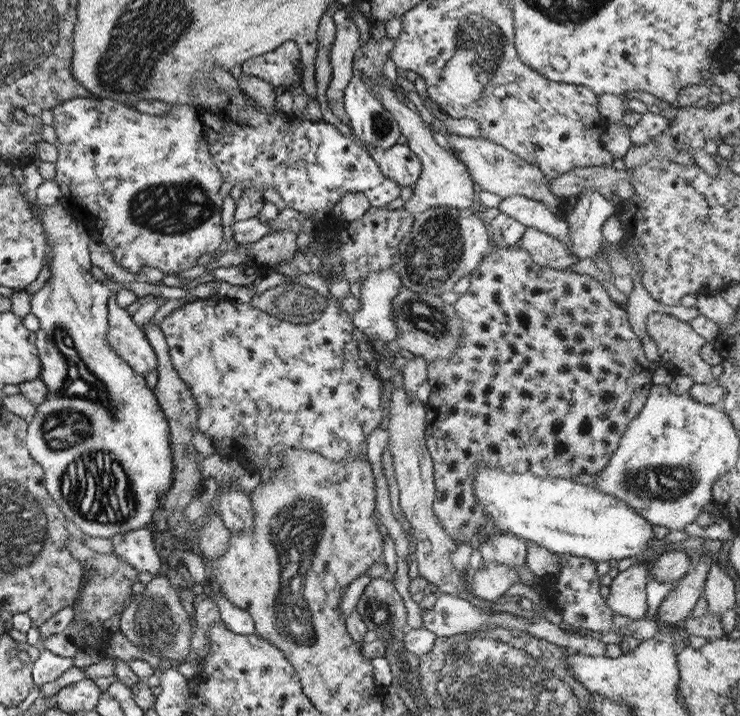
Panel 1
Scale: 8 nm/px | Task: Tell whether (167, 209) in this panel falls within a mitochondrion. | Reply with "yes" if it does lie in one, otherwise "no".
yes

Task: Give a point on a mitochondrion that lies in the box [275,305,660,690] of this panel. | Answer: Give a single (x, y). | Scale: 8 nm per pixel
(377, 611)

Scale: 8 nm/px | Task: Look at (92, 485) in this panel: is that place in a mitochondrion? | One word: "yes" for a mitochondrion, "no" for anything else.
yes

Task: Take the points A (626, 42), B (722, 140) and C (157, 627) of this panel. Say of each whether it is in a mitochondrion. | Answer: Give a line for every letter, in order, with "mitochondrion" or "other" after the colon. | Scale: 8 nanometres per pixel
A: other
B: other
C: mitochondrion

